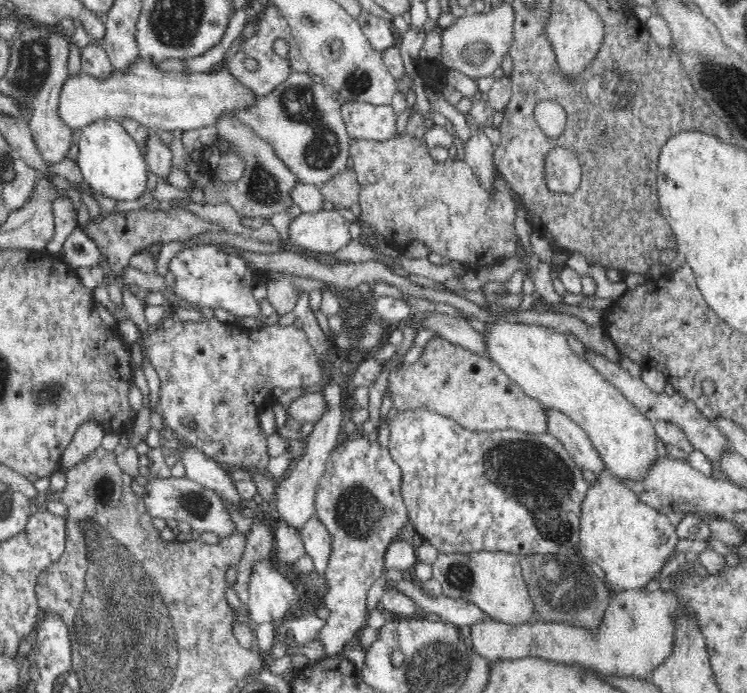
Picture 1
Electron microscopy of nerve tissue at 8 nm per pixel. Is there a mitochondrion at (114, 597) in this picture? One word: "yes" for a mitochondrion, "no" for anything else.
yes

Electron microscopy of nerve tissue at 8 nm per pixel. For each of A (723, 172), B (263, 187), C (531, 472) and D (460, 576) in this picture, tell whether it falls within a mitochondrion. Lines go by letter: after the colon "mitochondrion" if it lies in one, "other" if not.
A: other
B: mitochondrion
C: mitochondrion
D: mitochondrion

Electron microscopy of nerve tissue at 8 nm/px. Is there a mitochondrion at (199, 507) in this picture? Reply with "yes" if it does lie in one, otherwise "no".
yes

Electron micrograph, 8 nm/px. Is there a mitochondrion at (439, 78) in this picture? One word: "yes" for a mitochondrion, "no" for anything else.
no

